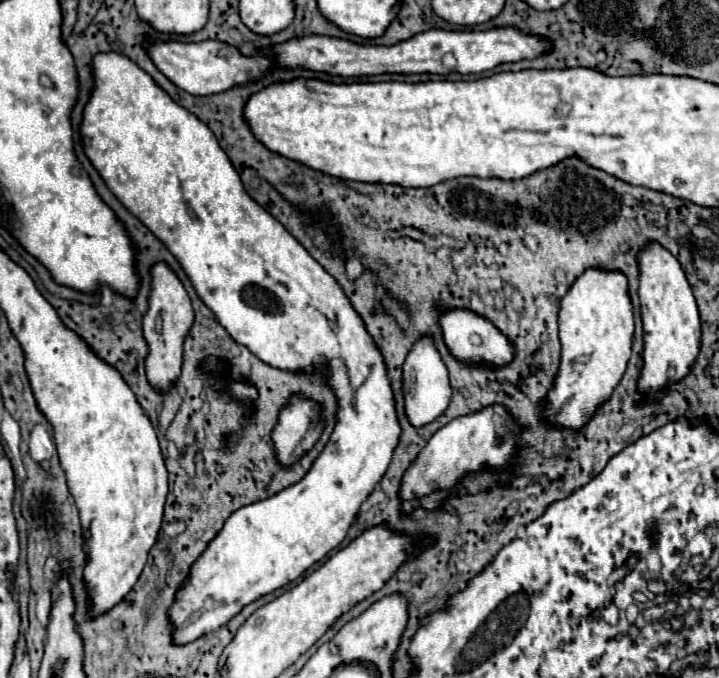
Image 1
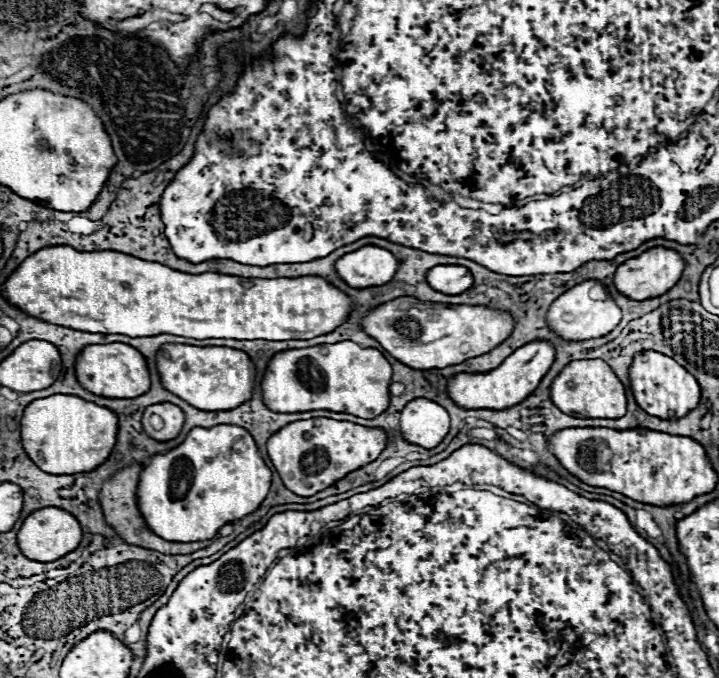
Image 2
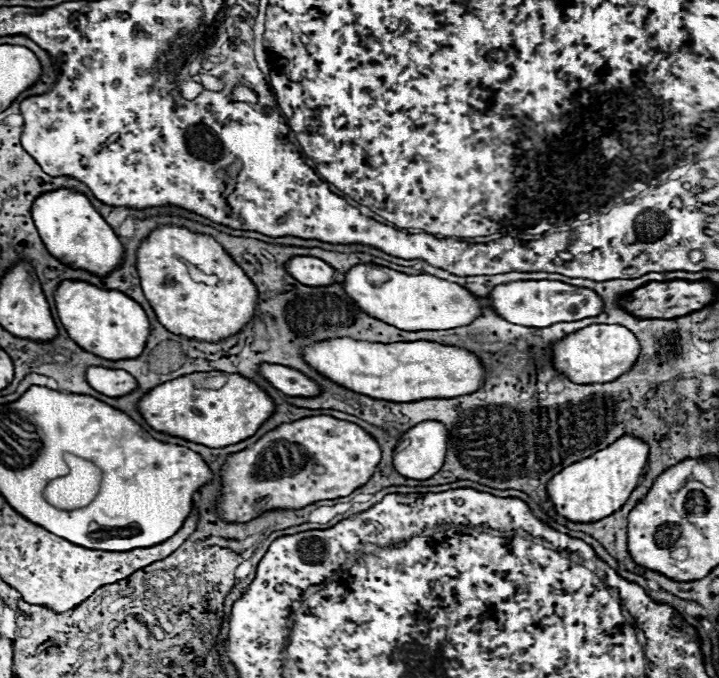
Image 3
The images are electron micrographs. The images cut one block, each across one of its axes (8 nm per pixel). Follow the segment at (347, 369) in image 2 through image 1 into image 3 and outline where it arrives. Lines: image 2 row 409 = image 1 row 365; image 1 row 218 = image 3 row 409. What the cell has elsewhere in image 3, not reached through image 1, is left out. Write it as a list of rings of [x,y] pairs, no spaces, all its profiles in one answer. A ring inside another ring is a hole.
[[[192,372],[152,388],[140,400],[138,410],[154,430],[204,444],[208,448],[224,448],[254,436],[256,430],[276,412],[276,404],[254,380],[240,374]],[[218,374],[226,376],[226,384],[222,388],[198,388],[198,382]]]

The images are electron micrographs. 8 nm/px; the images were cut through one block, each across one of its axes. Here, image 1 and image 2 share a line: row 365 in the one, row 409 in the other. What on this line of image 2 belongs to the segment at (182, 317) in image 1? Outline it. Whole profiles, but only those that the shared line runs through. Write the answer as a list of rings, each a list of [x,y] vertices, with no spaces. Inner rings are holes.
[[[162,402],[162,404],[152,404],[152,406],[148,406],[144,410],[142,426],[154,440],[172,440],[172,438],[176,438],[180,428],[182,428],[182,424],[184,424],[184,412],[176,404]],[[152,414],[158,414],[164,420],[164,428],[162,430],[154,430],[152,428],[152,424],[150,424],[150,416]]]

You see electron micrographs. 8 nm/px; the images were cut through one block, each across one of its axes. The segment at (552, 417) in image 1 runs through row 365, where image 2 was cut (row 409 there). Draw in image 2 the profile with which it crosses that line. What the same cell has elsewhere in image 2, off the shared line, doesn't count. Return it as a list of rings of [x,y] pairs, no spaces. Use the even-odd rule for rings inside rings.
[[[574,360],[550,386],[552,402],[574,418],[622,418],[626,414],[626,392],[620,378],[604,360]]]

